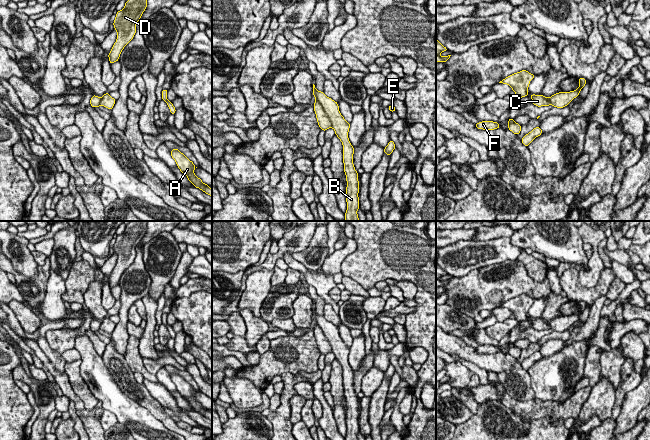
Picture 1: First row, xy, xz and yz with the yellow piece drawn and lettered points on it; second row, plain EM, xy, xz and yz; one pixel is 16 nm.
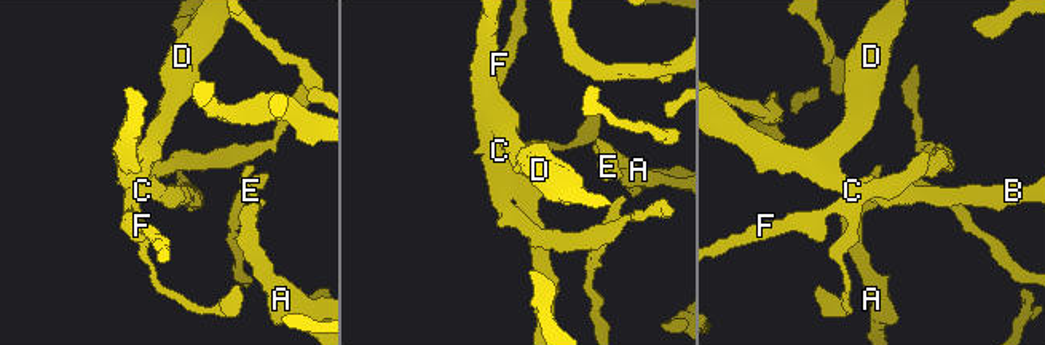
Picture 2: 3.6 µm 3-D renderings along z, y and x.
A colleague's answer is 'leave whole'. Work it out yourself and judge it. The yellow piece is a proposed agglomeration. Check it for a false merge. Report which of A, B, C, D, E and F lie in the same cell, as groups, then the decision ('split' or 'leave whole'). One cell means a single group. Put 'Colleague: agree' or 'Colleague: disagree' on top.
Colleague: disagree
A B C D E / F; split

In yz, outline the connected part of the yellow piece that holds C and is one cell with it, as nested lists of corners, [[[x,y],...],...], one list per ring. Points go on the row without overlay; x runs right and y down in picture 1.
[[[532,318],[532,319],[530,319],[530,321],[535,330],[541,331],[541,330],[549,330],[550,329],[548,322],[543,319]]]

